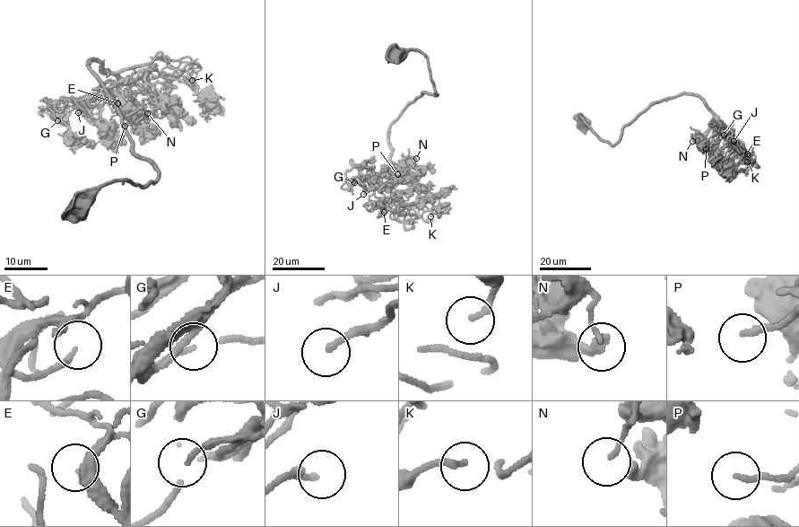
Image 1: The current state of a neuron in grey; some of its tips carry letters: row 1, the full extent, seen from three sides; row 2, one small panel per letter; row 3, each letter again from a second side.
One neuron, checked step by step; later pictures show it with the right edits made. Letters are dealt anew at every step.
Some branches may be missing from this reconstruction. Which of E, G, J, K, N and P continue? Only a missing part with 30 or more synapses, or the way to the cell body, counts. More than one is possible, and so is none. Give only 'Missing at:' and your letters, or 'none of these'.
Missing at: none of these

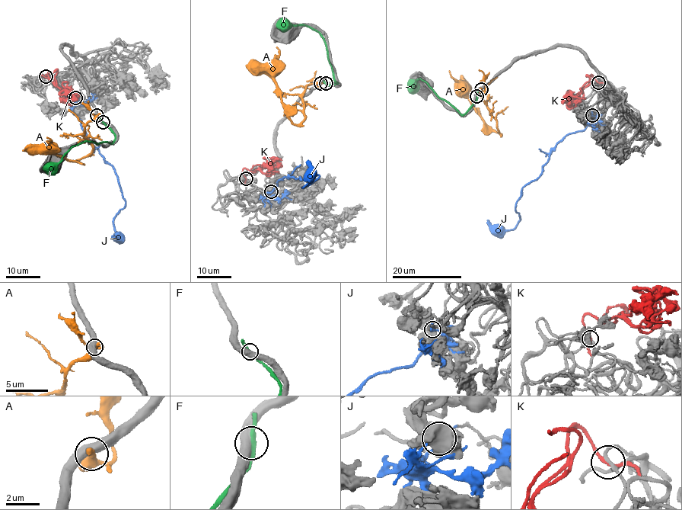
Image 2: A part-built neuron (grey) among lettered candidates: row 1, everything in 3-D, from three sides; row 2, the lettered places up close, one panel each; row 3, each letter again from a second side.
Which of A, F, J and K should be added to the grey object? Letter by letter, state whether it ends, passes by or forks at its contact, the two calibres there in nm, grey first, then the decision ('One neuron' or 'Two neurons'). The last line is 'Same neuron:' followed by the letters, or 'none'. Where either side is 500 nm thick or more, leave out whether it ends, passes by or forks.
A: Thickness 550 nm (grey) against 420 nm. Two neurons
F: Thickness 550 nm (grey) against 280 nm. Two neurons
J: It passes by. Thickness 380 nm (grey) against 240 nm. Two neurons
K: It passes by. Thickness 180 nm (grey) against 180 nm. One neuron
Same neuron: K

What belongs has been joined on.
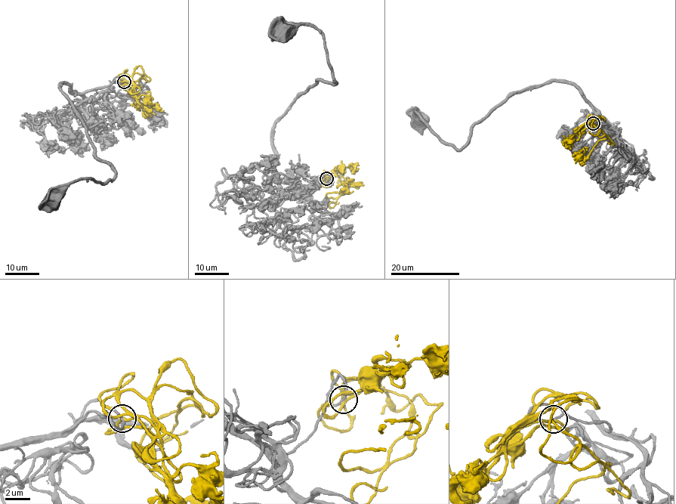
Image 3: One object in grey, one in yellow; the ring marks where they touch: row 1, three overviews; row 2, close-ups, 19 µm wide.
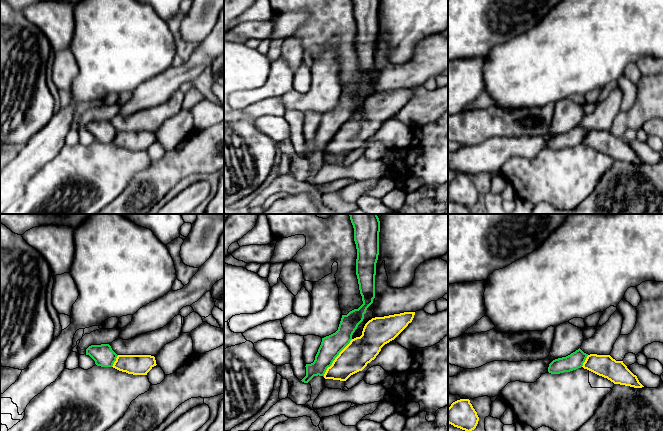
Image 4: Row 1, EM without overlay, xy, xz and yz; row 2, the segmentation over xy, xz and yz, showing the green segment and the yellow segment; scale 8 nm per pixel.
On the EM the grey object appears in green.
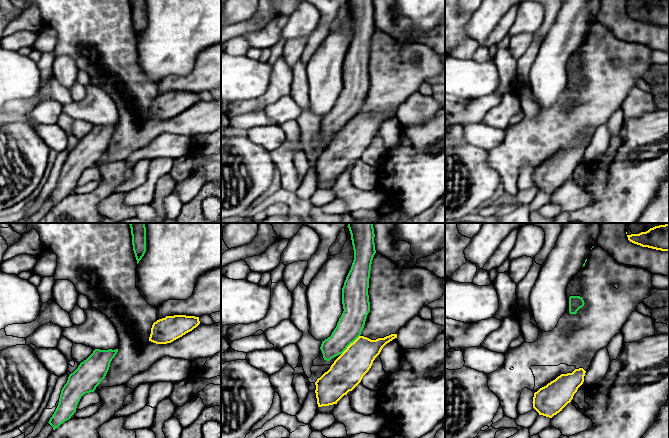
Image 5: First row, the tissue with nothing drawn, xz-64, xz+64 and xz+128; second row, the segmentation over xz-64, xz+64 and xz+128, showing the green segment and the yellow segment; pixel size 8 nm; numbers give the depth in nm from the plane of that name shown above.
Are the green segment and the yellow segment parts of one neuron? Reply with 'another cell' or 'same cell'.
same cell

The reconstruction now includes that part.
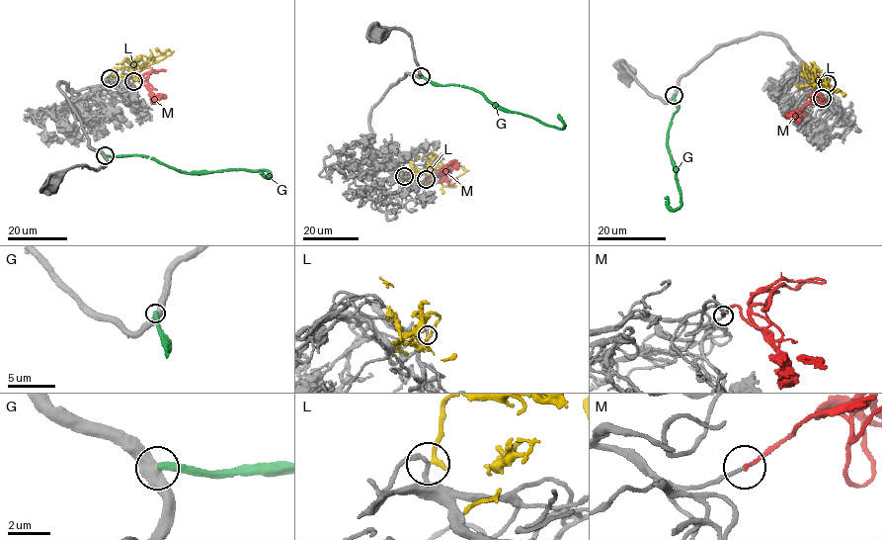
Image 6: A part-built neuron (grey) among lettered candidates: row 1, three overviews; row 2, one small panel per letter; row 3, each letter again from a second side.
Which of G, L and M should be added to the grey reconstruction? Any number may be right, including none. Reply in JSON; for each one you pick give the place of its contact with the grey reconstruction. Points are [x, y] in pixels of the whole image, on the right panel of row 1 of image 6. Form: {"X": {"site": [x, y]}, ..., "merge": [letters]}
{"M": {"site": [822, 98]}, "merge": ["M"]}

